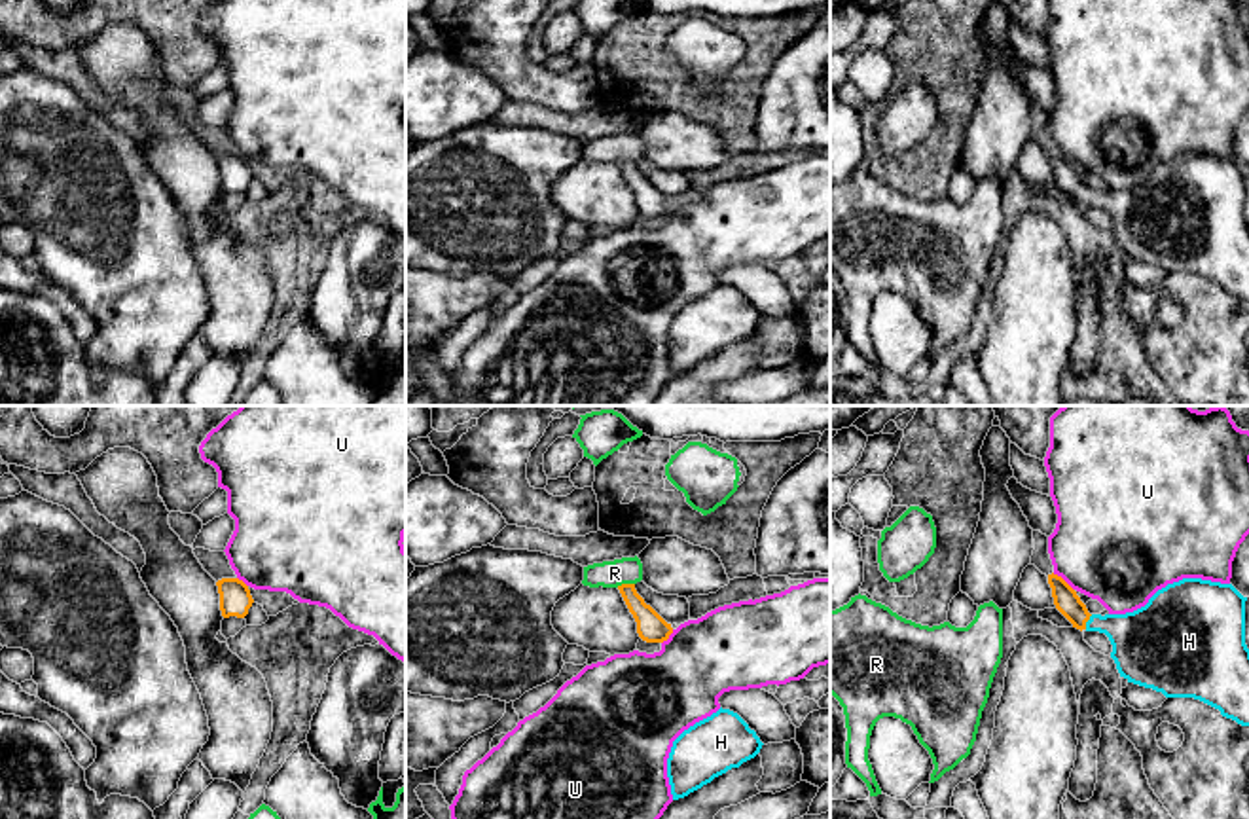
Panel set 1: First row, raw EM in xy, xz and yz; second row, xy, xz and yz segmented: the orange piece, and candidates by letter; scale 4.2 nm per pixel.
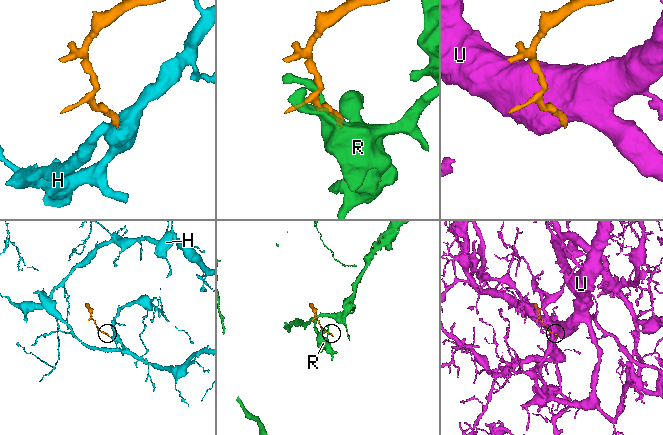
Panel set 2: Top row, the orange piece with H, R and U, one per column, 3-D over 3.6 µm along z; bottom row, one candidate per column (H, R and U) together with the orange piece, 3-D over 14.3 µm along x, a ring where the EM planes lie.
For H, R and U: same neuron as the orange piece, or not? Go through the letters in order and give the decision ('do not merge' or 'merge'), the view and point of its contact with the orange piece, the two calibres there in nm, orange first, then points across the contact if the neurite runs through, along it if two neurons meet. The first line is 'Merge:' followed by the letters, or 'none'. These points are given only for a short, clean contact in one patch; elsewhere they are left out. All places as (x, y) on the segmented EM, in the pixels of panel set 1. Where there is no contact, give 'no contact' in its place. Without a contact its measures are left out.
Merge: H
H: merge | yz (1086, 620) | 110/260 nm | across yz (1066, 600), (1086, 620), (1117, 626), (1141, 641)
R: do not merge | xz (624, 584) | 120/110 nm | along xz (633, 582), (616, 586)
U: do not merge | yz (1064, 581) | 110/480 nm | along yz (1052, 573), (1073, 590)

